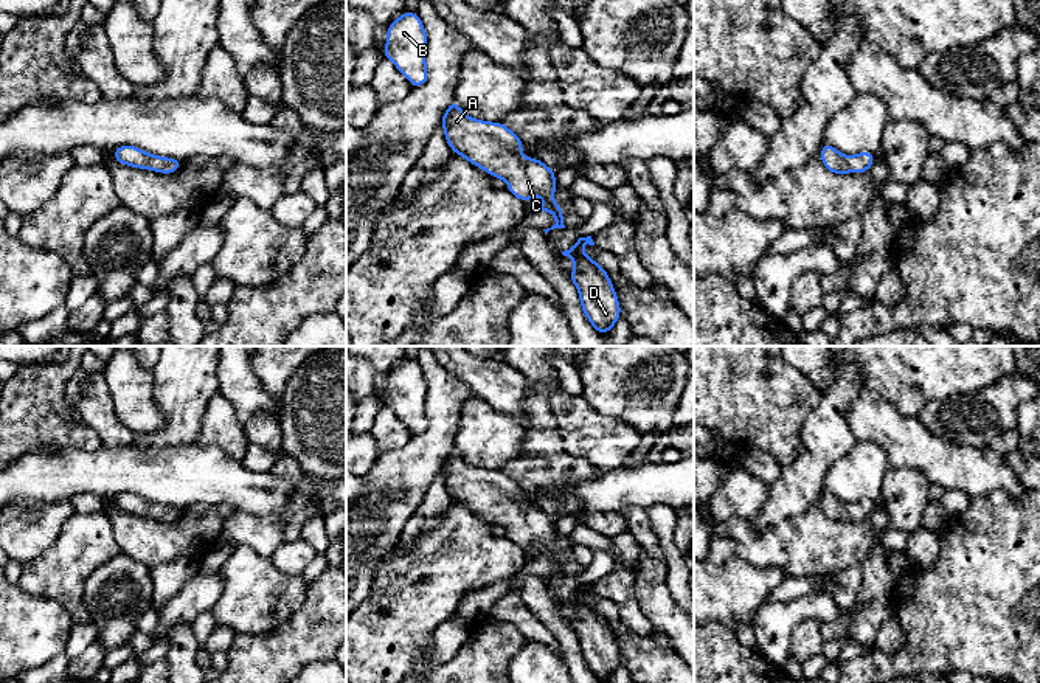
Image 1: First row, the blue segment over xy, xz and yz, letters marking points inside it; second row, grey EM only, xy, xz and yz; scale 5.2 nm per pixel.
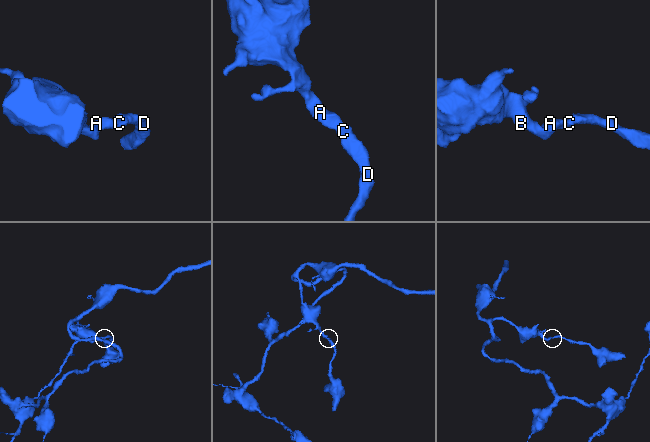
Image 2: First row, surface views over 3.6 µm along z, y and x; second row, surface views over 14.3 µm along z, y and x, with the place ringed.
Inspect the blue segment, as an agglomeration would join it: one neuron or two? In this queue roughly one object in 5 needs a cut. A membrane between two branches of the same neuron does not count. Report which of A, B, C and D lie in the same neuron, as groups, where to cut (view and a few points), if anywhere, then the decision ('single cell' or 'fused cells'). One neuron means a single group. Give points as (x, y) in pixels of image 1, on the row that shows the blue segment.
groups A B C D; cut none; single cell

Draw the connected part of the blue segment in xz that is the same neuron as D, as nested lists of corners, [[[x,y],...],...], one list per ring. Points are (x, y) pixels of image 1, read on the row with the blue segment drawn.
[[[591,236],[579,237],[562,255],[574,261],[576,267],[570,273],[570,279],[577,287],[585,317],[604,335],[618,321],[621,307],[607,272],[582,251],[584,244],[595,245]]]

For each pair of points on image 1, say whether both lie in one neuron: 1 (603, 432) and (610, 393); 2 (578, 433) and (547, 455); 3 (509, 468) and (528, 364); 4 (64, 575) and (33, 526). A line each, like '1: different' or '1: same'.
1: different
2: different
3: same
4: different

